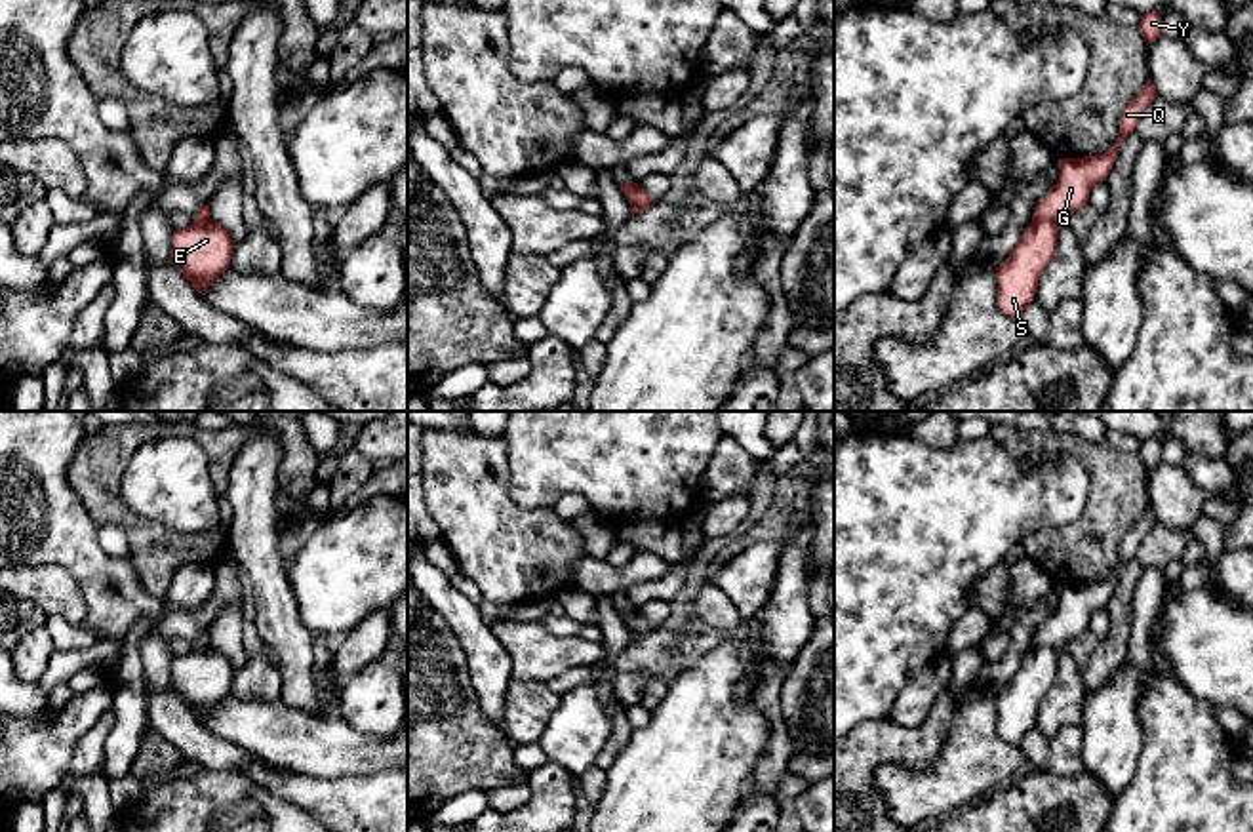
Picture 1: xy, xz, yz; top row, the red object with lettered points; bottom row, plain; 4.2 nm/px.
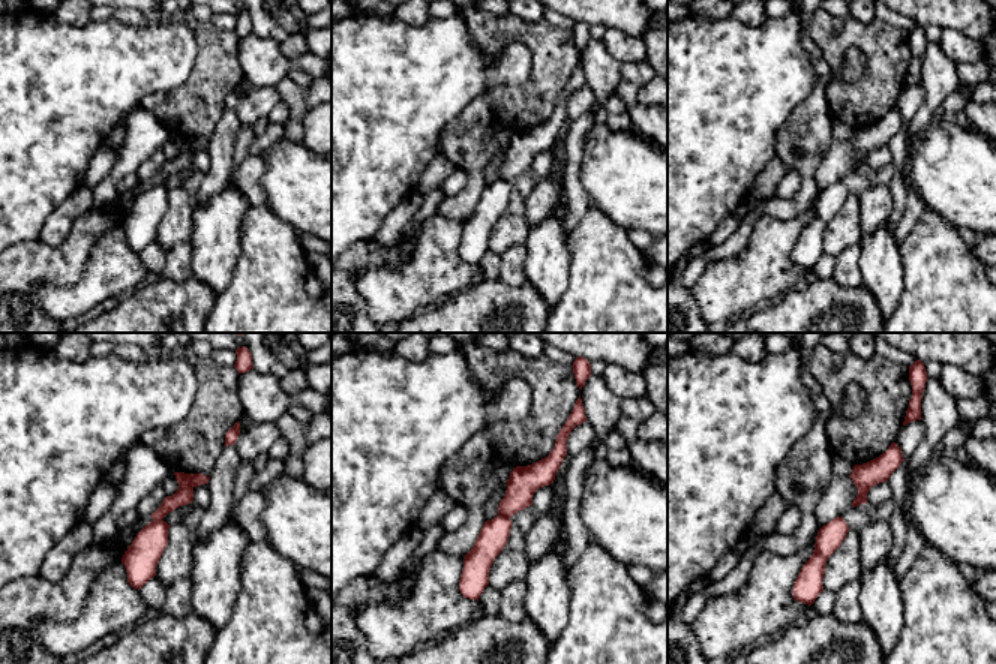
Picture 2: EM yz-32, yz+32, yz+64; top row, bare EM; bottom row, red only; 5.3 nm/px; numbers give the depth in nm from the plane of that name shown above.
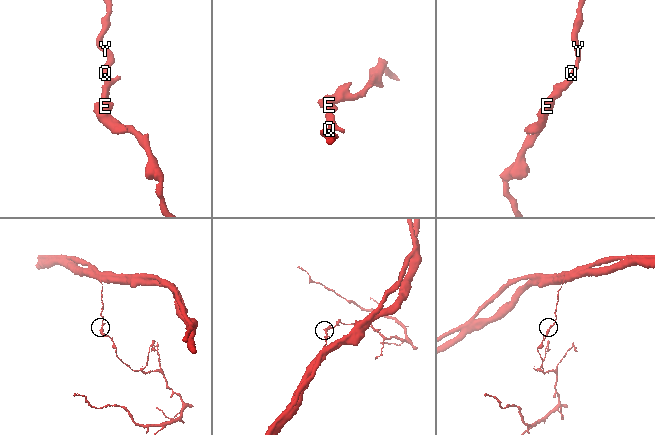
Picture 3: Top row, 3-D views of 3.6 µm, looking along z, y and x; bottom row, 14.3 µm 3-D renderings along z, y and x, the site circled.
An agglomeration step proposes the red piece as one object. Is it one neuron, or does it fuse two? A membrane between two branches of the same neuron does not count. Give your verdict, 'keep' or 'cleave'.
cleave

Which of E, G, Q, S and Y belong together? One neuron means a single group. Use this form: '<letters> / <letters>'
E S / G Q Y

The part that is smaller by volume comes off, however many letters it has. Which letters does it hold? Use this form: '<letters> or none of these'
E, S

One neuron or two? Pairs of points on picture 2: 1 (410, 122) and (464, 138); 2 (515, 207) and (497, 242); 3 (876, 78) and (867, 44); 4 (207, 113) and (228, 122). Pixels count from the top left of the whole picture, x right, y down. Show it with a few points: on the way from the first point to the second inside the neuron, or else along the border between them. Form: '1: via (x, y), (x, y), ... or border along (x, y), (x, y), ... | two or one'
1: border along (447, 123), (441, 132), (438, 152) | two
2: via (515, 216), (512, 227), (506, 233) | one
3: via (876, 69), (876, 53) | one
4: border along (225, 111), (210, 141) | two

